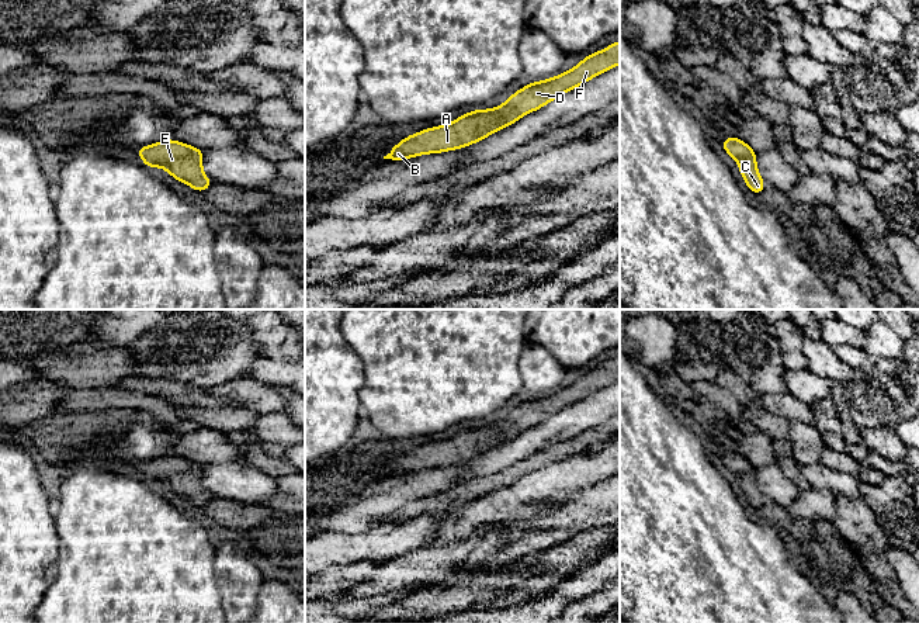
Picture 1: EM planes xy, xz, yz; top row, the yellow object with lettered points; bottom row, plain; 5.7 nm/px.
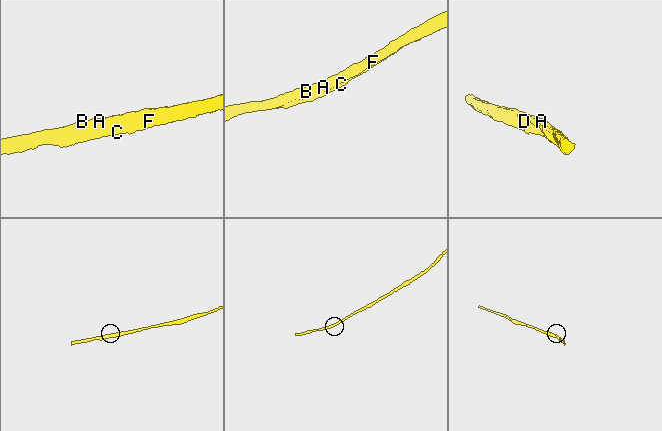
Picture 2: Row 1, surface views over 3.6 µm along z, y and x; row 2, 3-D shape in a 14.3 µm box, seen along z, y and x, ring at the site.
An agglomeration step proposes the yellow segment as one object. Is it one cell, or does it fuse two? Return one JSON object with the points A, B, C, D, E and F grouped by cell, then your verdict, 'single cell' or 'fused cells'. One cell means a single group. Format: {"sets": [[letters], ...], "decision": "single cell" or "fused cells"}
{"sets": [["A", "B", "C", "D", "E", "F"]], "decision": "single cell"}

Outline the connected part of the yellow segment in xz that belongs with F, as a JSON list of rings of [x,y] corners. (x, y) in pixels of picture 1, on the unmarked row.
[[[620,356],[586,371],[573,384],[559,391],[544,397],[533,397],[496,423],[475,425],[461,430],[451,439],[409,450],[395,460],[384,474],[398,477],[426,468],[469,461],[617,380],[620,380]]]

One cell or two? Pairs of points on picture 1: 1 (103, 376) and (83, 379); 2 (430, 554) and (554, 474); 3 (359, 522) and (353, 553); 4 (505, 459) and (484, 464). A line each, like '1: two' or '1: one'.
1: one
2: two
3: two
4: one

